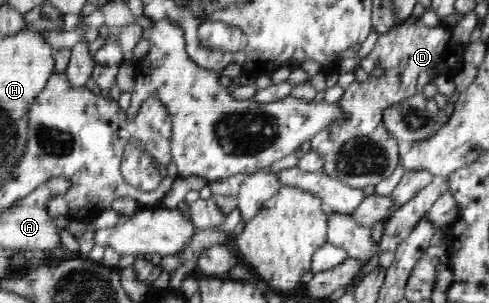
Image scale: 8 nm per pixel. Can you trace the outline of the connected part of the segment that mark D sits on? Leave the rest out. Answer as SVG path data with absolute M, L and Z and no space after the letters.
M419 19L414 24L410 25L410 23L406 23L406 25L402 25L402 23L396 25L394 28L390 29L388 33L384 33L384 35L378 36L374 48L369 53L368 57L374 61L375 67L381 67L384 69L384 74L381 75L377 80L369 79L365 81L365 83L352 83L348 88L345 88L345 94L340 101L337 102L337 105L340 105L344 112L346 112L346 119L342 121L338 121L338 123L330 124L328 127L325 127L322 131L319 131L314 137L311 139L311 150L314 152L318 152L318 155L321 155L321 160L323 161L323 172L327 173L330 177L334 179L338 179L349 186L364 189L364 187L368 187L368 185L378 185L382 179L386 179L389 175L392 175L392 172L396 169L396 166L399 164L398 158L398 144L396 142L395 137L386 129L386 126L383 124L382 119L382 110L387 109L391 106L398 105L402 101L405 101L408 97L417 95L417 93L422 93L426 84L430 82L434 83L436 77L443 77L443 75L447 75L447 77L452 78L454 75L460 71L463 67L463 61L465 56L465 44L462 44L457 40L456 37L453 36L452 29L446 26L446 24L441 24L436 27L428 27L424 25Z

